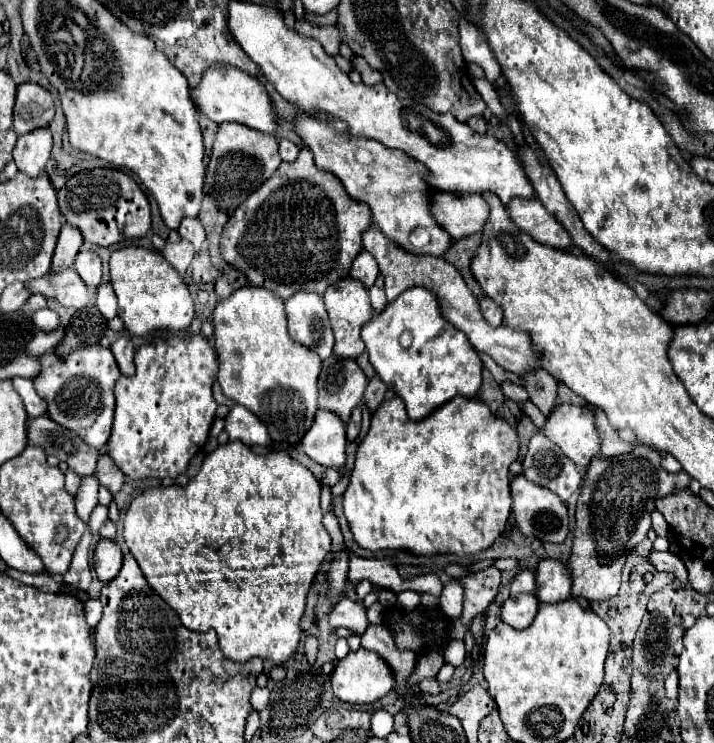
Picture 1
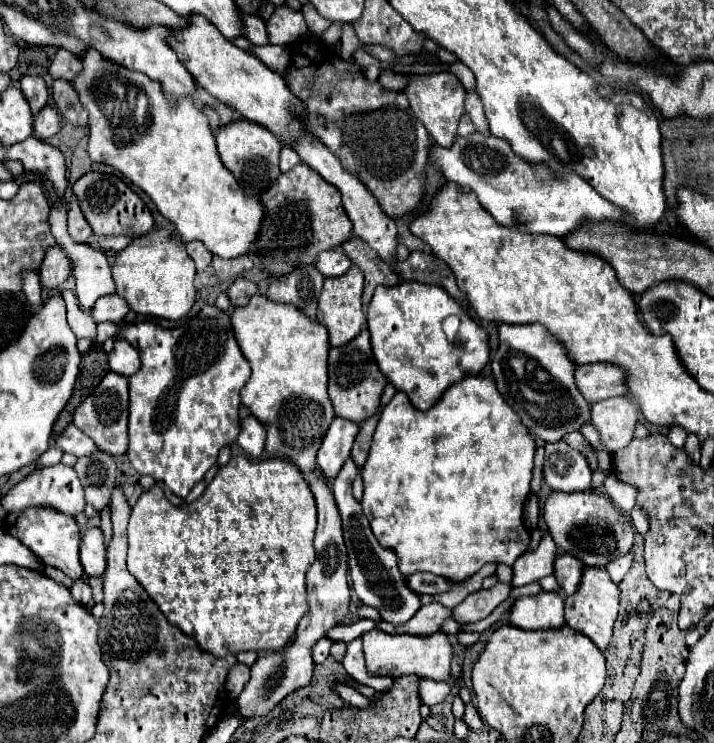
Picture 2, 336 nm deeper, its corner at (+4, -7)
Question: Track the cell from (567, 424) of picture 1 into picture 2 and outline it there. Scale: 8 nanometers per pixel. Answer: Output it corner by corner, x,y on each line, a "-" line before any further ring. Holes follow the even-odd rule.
625,396
609,398
591,406
591,424
597,428
601,442
611,454
633,440
637,412
637,404

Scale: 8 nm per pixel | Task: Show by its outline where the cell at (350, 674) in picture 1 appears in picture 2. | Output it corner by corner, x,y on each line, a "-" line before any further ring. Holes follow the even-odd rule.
369,630
363,634
363,652
365,652
365,666
371,676
391,676
399,678
405,674
415,674
419,678
431,678
431,680
451,680
455,684
455,678
451,676
451,644
449,638
439,630
431,634
429,638
413,636
413,634
387,634
381,630

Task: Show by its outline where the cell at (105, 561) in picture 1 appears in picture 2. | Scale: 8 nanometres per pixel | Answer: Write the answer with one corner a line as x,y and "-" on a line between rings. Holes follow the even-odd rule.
87,528
81,540
81,564
89,578
101,578
107,568
107,548
101,528

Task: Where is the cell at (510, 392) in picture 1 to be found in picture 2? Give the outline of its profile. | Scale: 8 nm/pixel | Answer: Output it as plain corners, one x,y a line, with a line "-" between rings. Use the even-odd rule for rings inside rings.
569,432
567,436
563,436
563,440
565,440
567,444
571,444
571,448
583,452
583,454
591,460
591,468
597,470
597,458
595,458
593,452
591,452
591,444
589,444
589,442
579,434
579,432

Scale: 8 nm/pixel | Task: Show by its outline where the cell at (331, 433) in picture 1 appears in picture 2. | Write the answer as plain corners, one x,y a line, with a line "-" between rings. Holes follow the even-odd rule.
335,416
317,452
317,466
323,472
323,476
333,480
339,474
341,466
351,454
351,446
357,432
359,432
357,424
351,424
351,420
343,420

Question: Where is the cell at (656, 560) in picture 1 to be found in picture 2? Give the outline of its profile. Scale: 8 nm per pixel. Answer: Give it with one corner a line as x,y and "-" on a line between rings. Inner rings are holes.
551,492
543,506
543,518
557,548
579,558
585,566
605,566
633,548
631,540
635,538
635,528
607,496
591,492

